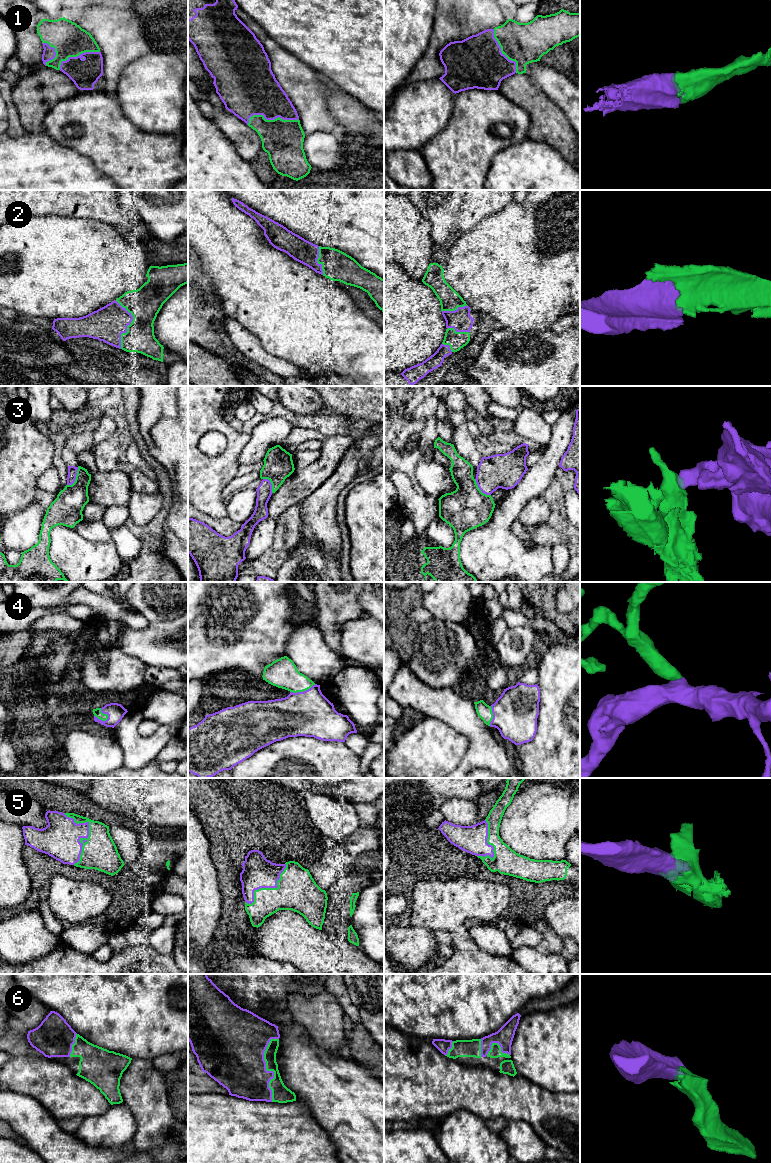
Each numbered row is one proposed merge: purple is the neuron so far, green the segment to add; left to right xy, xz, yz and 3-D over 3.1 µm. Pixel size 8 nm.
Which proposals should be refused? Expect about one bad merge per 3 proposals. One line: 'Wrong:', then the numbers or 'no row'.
Wrong: 3

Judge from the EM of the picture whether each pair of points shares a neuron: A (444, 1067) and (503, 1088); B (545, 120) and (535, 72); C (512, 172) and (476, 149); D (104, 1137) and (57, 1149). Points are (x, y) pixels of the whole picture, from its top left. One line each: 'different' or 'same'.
A: same
B: different
C: different
D: different

